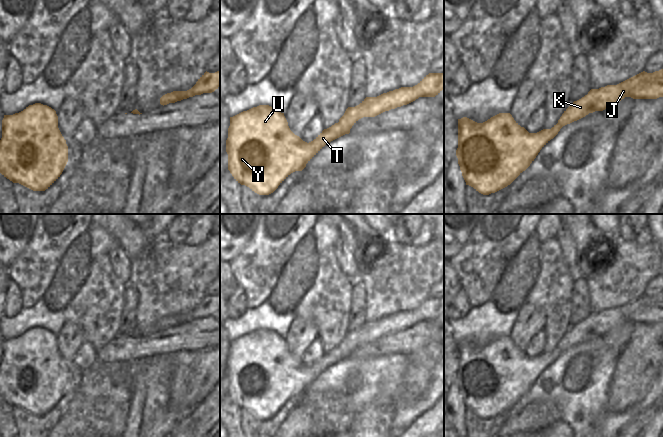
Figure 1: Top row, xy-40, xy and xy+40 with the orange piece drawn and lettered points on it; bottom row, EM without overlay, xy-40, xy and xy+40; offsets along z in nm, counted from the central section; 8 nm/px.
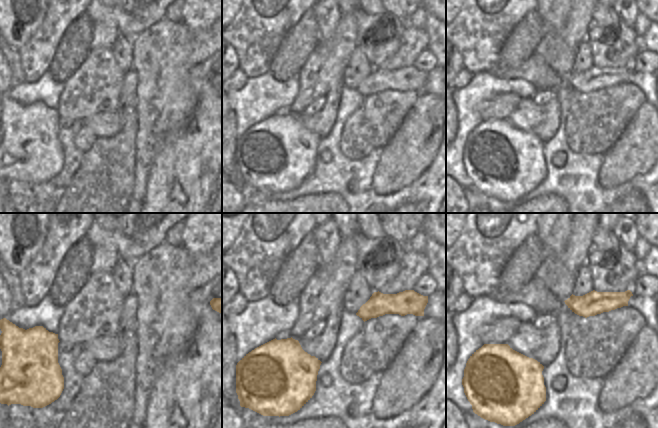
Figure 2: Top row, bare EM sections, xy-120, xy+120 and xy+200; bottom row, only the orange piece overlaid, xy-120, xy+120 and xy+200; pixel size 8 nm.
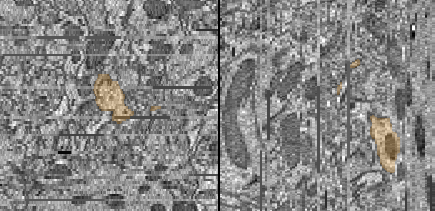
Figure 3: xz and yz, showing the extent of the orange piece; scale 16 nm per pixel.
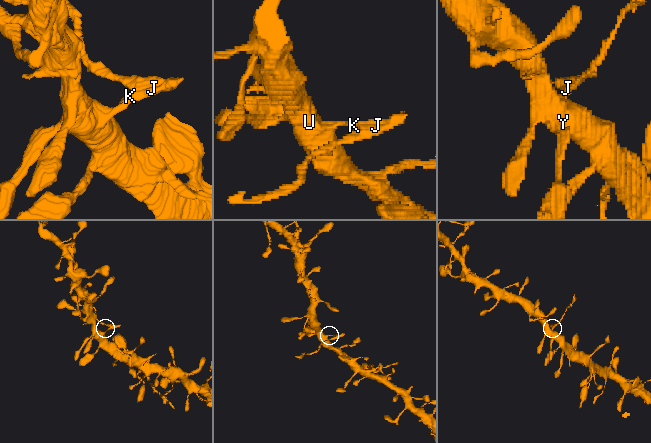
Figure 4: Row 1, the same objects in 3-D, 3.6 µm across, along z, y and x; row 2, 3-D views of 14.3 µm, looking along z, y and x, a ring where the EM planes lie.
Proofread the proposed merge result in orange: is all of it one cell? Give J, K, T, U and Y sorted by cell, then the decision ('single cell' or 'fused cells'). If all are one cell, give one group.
groups J K / T U Y; fused cells

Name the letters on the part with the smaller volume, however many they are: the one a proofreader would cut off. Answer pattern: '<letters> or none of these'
J, K

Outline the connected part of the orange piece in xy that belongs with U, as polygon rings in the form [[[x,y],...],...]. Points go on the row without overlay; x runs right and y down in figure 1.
[[[259,329],[230,341],[228,394],[241,409],[269,419],[291,397],[302,395],[325,369],[349,357],[338,346],[307,367],[290,354],[284,337]]]

